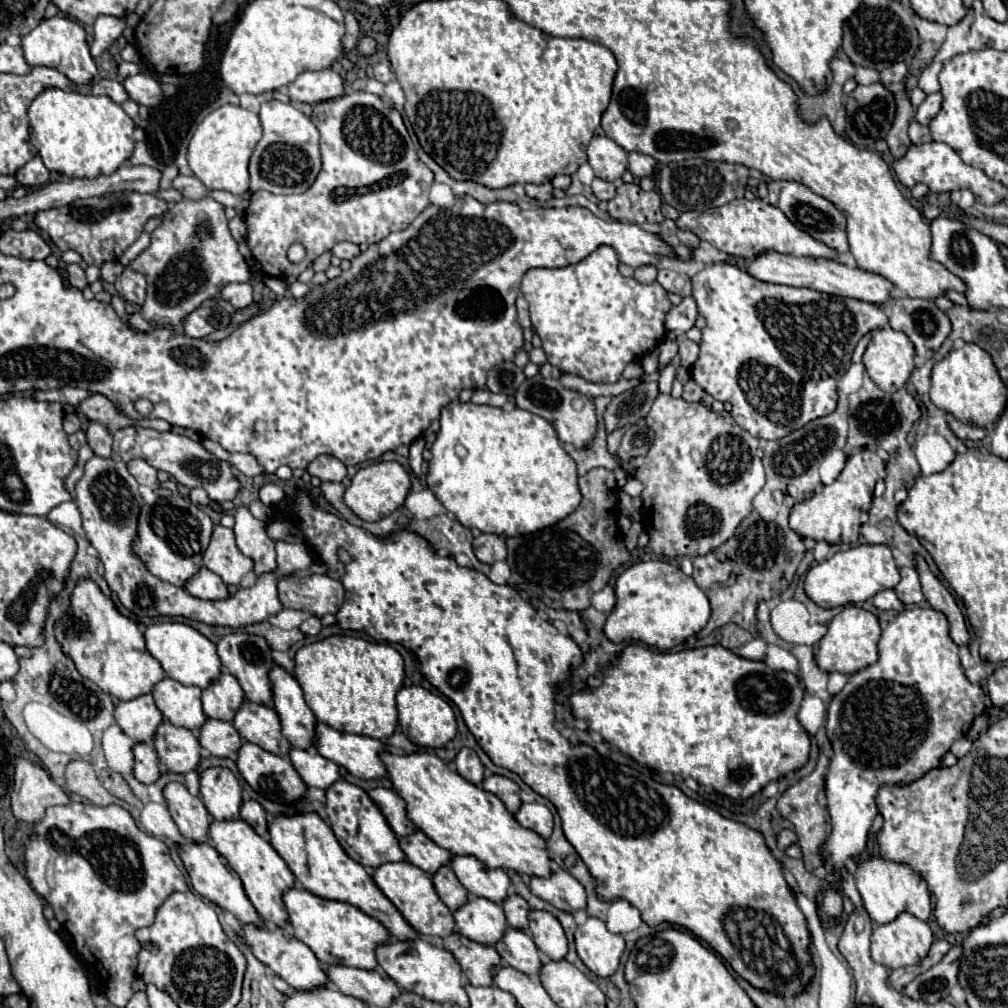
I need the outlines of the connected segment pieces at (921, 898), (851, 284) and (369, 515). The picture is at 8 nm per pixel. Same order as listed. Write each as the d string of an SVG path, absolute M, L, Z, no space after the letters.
M869 856L859 862L855 876L857 876L855 878L857 890L859 890L865 910L869 912L873 922L887 924L887 922L895 920L897 914L901 914L901 912L911 912L919 920L929 920L931 896L927 890L927 882L907 862L887 860L883 856Z
M769 252L769 254L761 254L757 256L749 266L743 264L741 260L729 260L731 264L739 264L741 268L745 268L749 274L753 274L755 278L763 280L763 282L773 282L773 284L787 284L787 286L803 286L803 288L811 288L811 290L819 290L825 294L835 294L835 296L843 296L843 298L855 298L855 300L863 300L869 304L877 304L877 306L887 306L891 292L893 292L893 284L879 276L879 274L871 274L865 272L861 268L849 268L841 262L835 260L827 260L827 258L795 258L789 254L777 254L777 252Z
M375 462L367 468L361 468L353 480L351 486L345 492L345 504L361 518L367 522L381 520L389 514L393 514L397 508L405 504L405 498L411 490L411 478L409 472L399 464L399 462Z

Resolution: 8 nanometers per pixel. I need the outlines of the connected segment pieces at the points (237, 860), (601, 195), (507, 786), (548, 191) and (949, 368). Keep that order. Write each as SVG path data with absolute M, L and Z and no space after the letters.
M213 820L209 836L211 836L211 842L215 842L217 852L241 876L245 892L247 892L251 904L255 906L255 910L259 912L259 916L263 916L265 920L269 920L277 926L285 926L289 922L289 918L287 918L287 910L283 906L283 894L287 890L291 890L291 886L295 886L295 876L289 870L289 866L285 864L285 860L275 852L275 848L267 840L263 840L243 820L227 820L227 822Z
M595 178L591 188L593 188L593 194L597 196L597 200L611 200L615 196L615 184L613 182L605 182L601 178Z
M493 774L493 776L485 778L485 780L483 780L483 790L495 794L495 796L505 804L505 808L507 808L511 814L515 814L515 812L519 810L519 806L521 806L521 798L519 798L519 792L521 792L521 790L519 790L519 786L517 786L513 780L505 778L505 776Z
M525 184L525 192L533 200L551 200L553 198L553 186L551 184Z
M963 344L959 350L951 350L933 366L929 396L935 406L953 414L959 422L975 424L979 428L997 422L1007 406L1007 388L1001 382L991 356L975 344Z

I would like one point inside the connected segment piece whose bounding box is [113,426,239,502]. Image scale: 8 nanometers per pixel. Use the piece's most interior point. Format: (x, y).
(187, 461)

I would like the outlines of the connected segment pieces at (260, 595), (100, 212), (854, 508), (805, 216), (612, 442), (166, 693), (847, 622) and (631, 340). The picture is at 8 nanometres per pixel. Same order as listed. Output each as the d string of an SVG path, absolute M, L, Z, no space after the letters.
M93 456L85 464L85 474L75 486L75 502L83 514L83 530L91 546L99 552L99 560L105 566L105 582L109 584L111 592L117 594L119 602L131 610L139 618L157 618L157 616L181 616L213 626L231 626L243 628L255 622L263 622L269 616L283 610L279 596L277 596L277 580L295 572L305 572L311 566L311 554L305 544L297 542L275 542L277 550L277 570L269 574L261 574L257 582L247 590L237 590L225 600L199 600L187 594L185 588L173 586L155 578L143 560L133 554L135 534L137 534L137 518L143 506L139 484L129 474L127 466L121 460L113 458L99 458Z
M119 192L85 200L79 198L71 202L71 206L37 212L35 224L51 238L51 242L61 252L75 250L87 264L95 264L101 268L105 262L117 262L123 256L123 252L141 236L143 226L151 216L161 216L165 212L167 202L157 198L155 194Z
M863 450L853 452L833 484L825 486L821 494L793 506L789 526L803 538L825 540L829 544L855 544L859 540L859 526L865 522L865 514L871 506L873 486L881 478L881 472L881 460L877 454L865 454Z
M769 182L769 204L777 206L795 226L799 226L803 232L811 234L815 240L835 248L839 254L849 252L849 244L847 244L847 232L845 232L845 218L843 214L823 196L813 194L807 186L797 184L797 182Z
M619 428L619 430L615 430L615 432L611 432L611 434L607 436L607 450L609 450L609 454L611 454L617 462L621 462L621 460L619 460L619 456L615 454L615 452L617 452L619 442L621 442L621 438L623 438L623 430L621 430L621 428Z
M163 678L153 688L153 698L165 720L169 720L173 726L201 730L203 722L207 720L201 708L201 690L195 686L183 686L177 680Z
M845 606L827 628L827 634L819 642L819 652L815 654L815 662L821 670L855 674L877 662L877 642L881 636L881 628L871 612L859 606Z
M599 246L593 254L575 266L565 266L557 270L535 268L523 276L521 290L529 302L531 322L535 334L543 342L549 364L557 366L561 372L577 374L589 382L613 384L621 380L627 364L639 362L647 352L665 340L663 318L671 310L667 290L659 284L641 284L635 278L623 278L617 270L619 256L611 246Z

